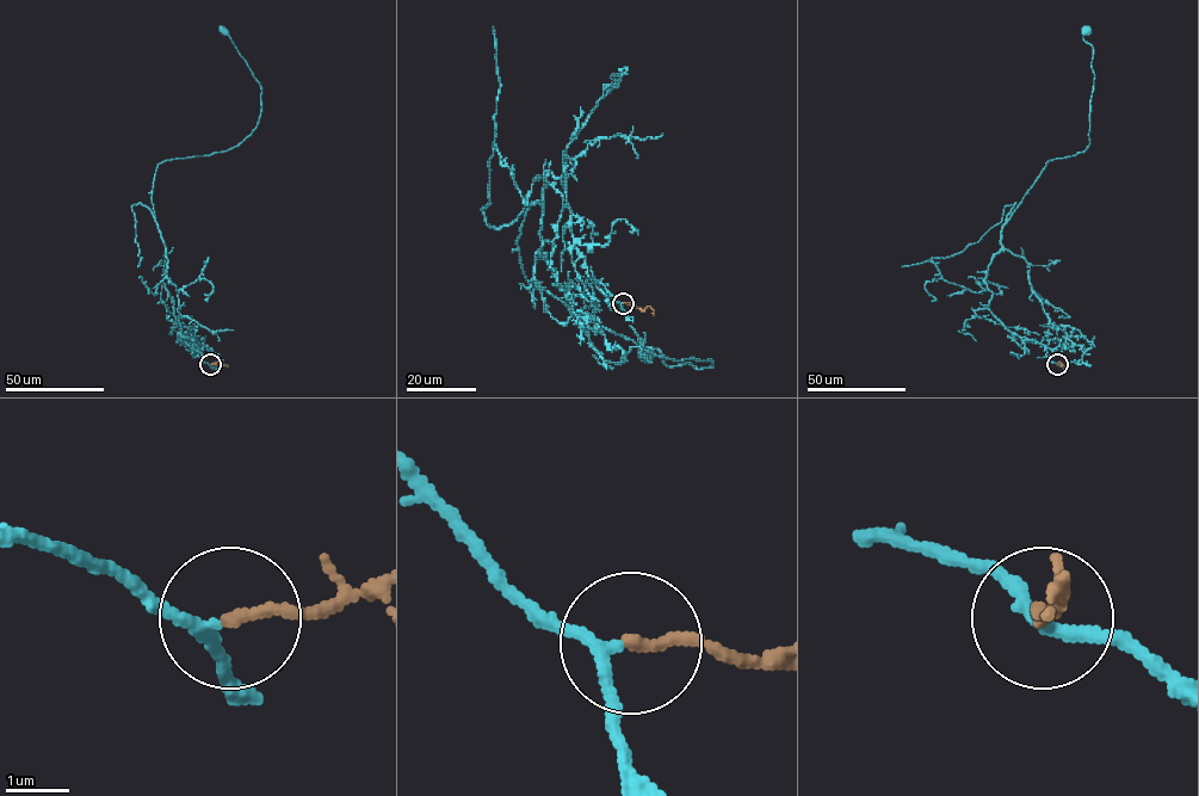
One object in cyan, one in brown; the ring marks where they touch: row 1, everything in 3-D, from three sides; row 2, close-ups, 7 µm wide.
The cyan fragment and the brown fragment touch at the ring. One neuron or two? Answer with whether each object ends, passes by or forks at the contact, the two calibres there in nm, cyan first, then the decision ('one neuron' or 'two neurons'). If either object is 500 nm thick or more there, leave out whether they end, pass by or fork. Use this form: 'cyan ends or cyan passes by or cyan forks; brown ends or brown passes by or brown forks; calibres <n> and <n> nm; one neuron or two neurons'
cyan passes by; brown ends; calibres 170 and 200 nm; one neuron

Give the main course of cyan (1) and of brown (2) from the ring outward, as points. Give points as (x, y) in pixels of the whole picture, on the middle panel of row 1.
1: (622, 303), (587, 272), (566, 180), (547, 174), (517, 239), (526, 279), (659, 356), (712, 365), (647, 353)
2: (623, 303), (643, 310), (649, 307), (653, 313)

